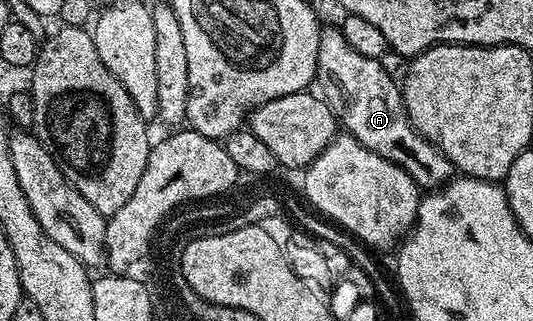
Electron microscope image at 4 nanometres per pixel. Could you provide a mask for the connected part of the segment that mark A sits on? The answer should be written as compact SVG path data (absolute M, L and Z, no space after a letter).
M322 27L315 80L318 85L321 83L320 95L337 117L340 127L363 142L367 150L379 154L379 158L387 158L387 162L395 162L407 170L418 188L436 190L453 179L453 163L415 130L405 112L398 81L393 81L392 74L383 65L381 60L372 60L359 54L359 50L351 50L340 27Z

